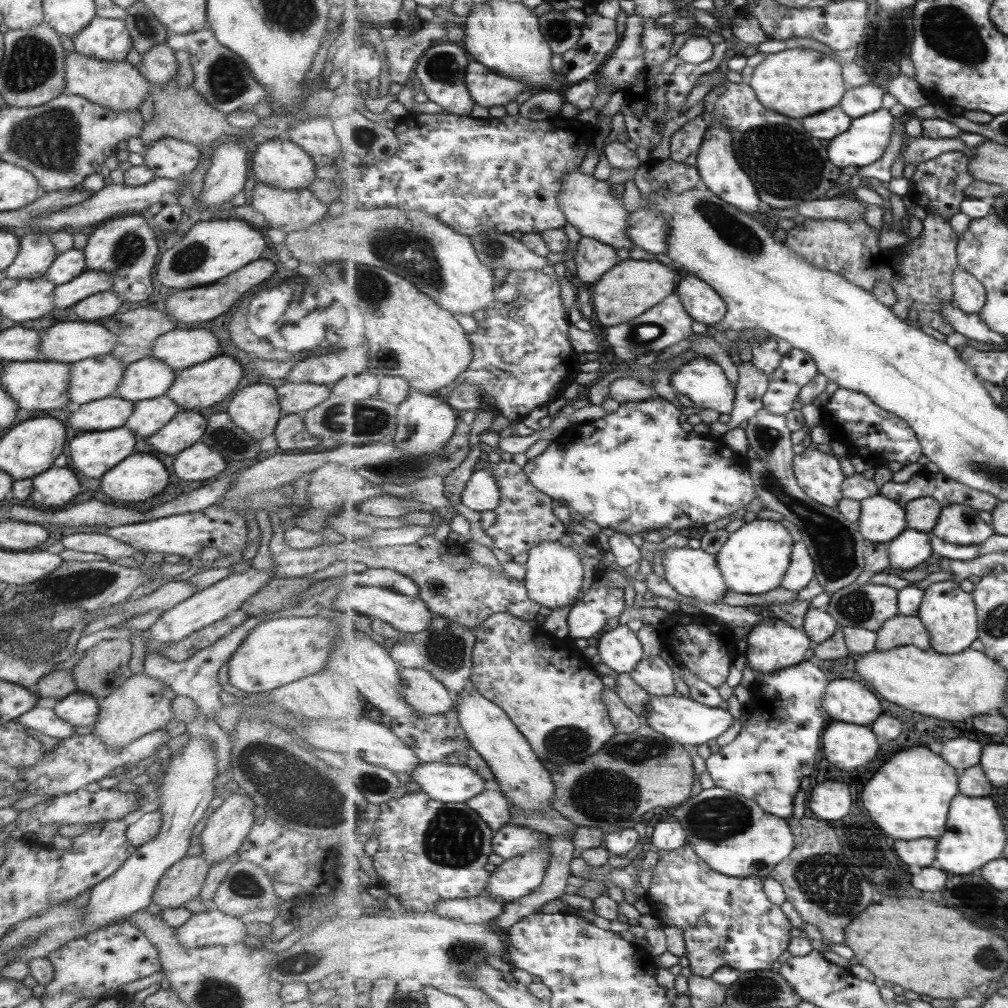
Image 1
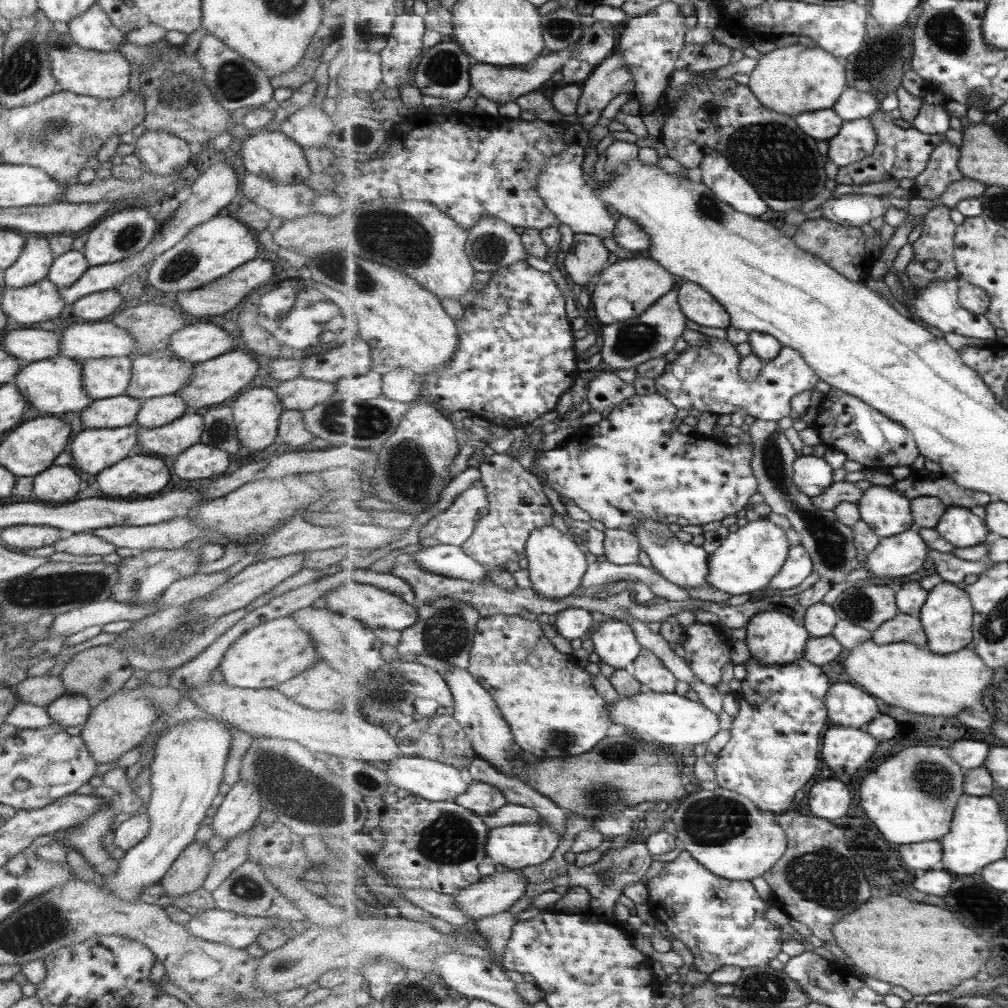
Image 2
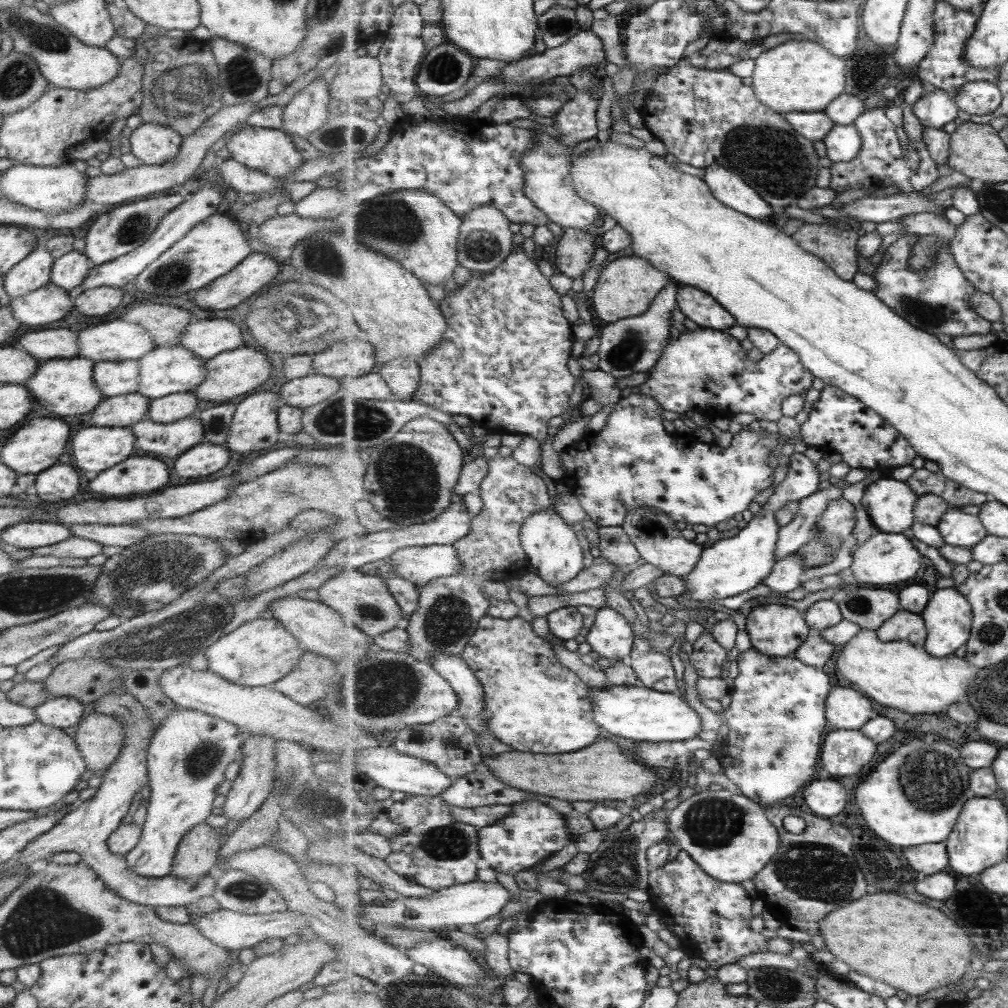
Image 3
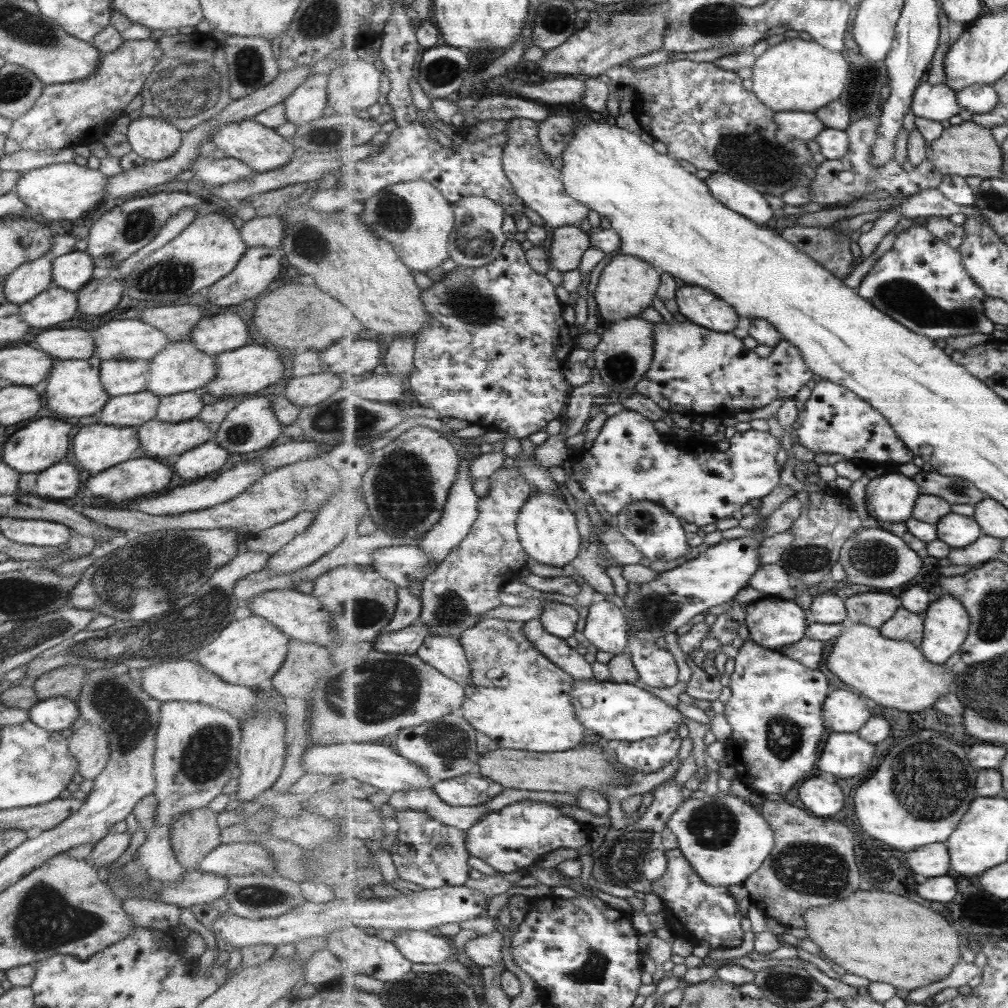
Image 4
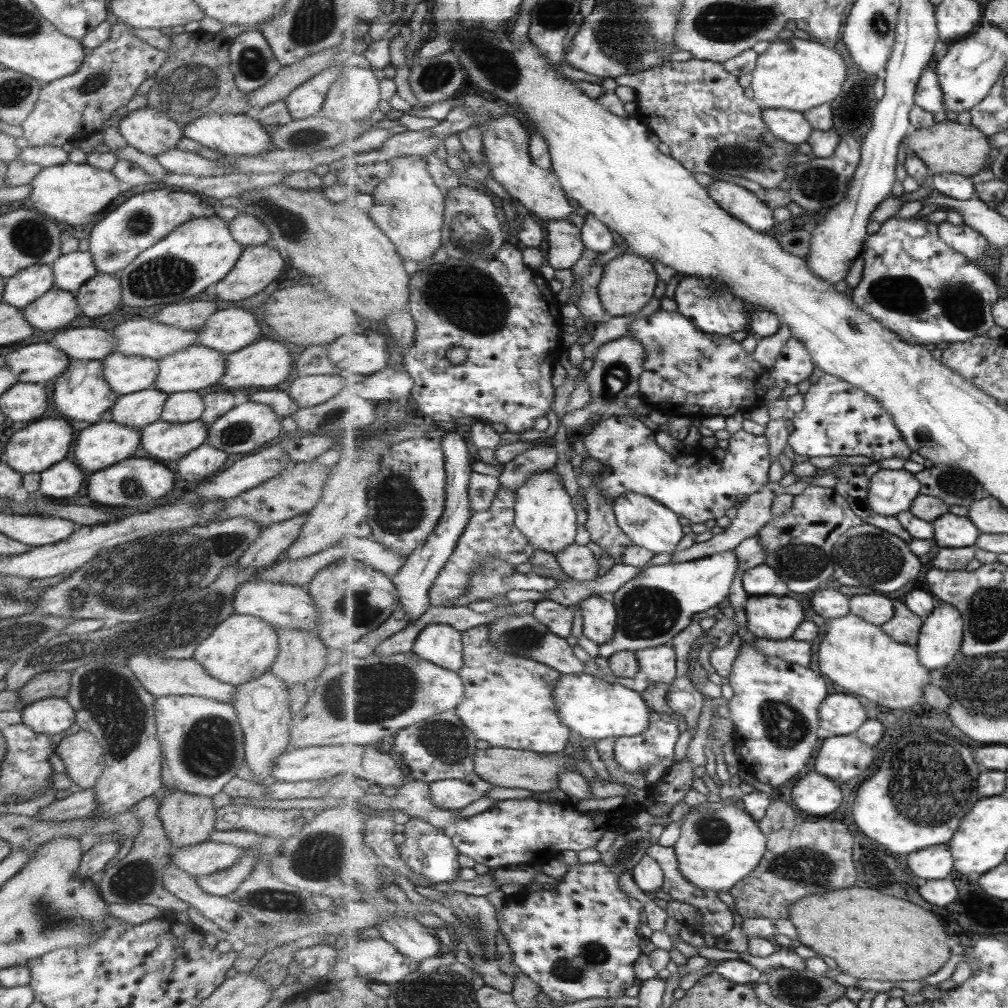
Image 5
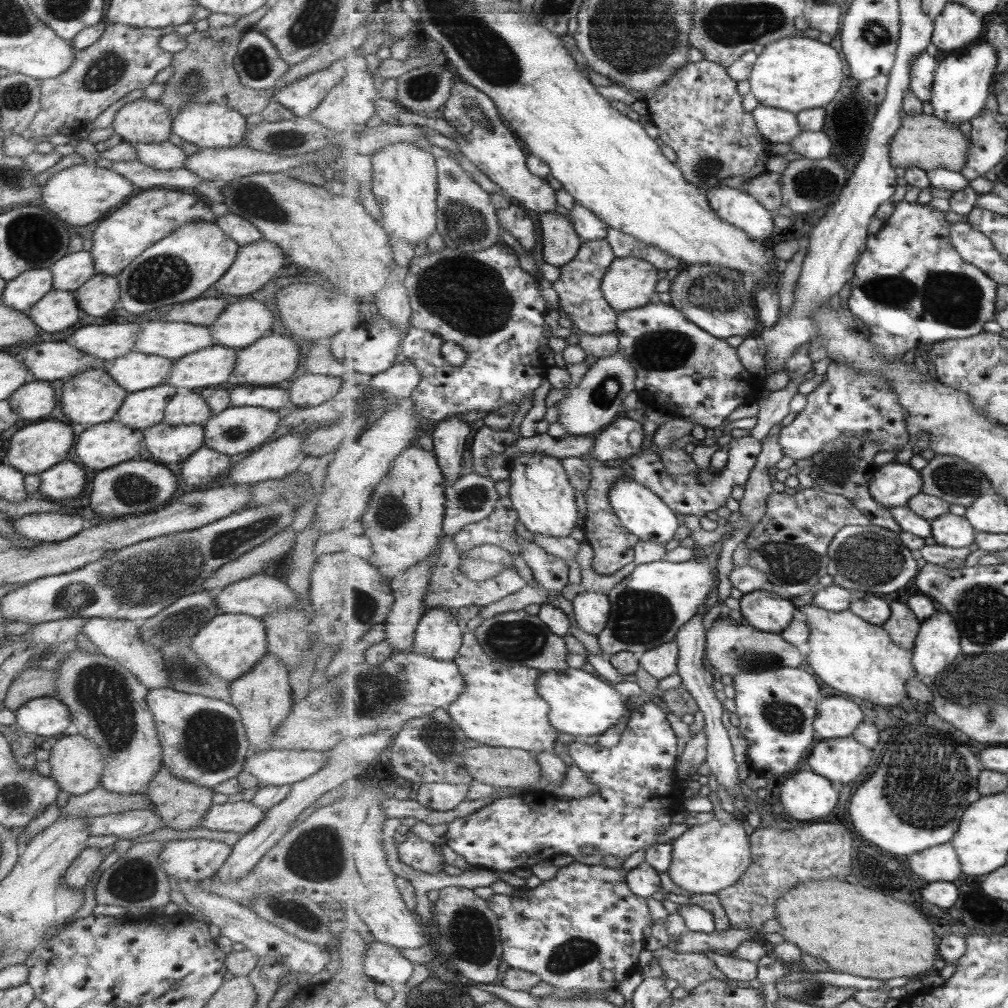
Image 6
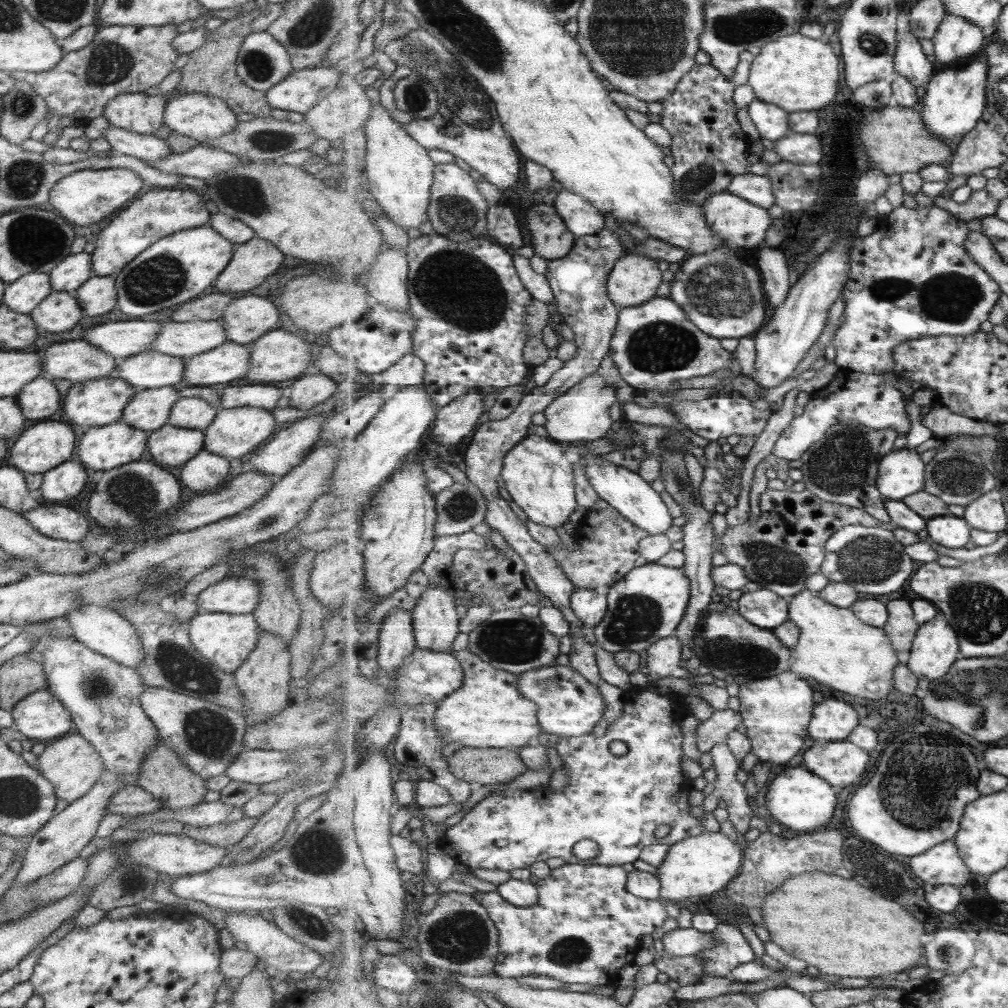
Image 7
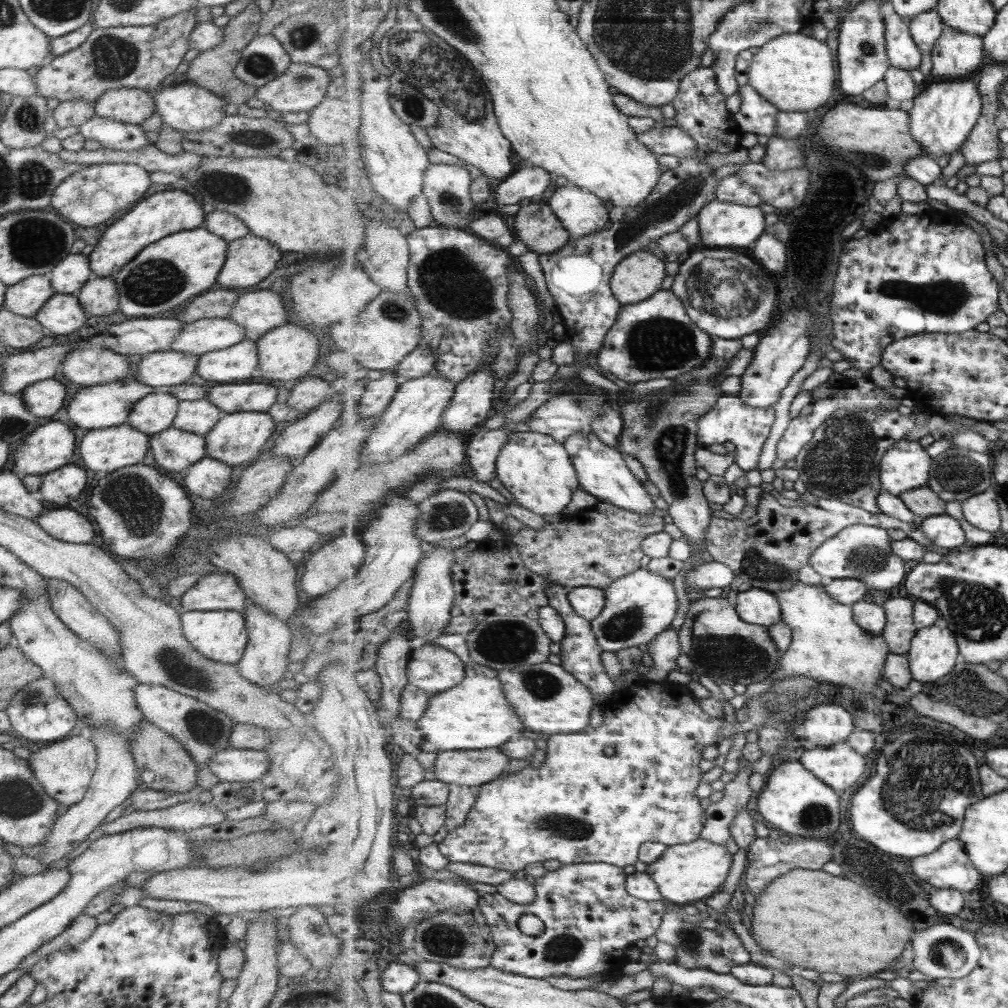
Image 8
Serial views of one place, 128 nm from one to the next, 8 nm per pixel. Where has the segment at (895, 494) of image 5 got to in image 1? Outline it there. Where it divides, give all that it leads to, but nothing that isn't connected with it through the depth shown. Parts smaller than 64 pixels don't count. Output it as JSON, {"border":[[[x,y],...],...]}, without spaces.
{"border":[[[875,494],[861,501],[861,506],[860,530],[872,545],[889,543],[909,528],[906,506],[889,496]]]}

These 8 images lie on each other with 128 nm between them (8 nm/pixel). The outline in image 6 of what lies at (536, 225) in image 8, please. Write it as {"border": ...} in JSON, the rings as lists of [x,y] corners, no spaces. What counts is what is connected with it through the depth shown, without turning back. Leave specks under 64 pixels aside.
{"border":[[[555,212],[539,213],[539,221],[546,262],[558,268],[570,264],[583,244],[573,224]]]}

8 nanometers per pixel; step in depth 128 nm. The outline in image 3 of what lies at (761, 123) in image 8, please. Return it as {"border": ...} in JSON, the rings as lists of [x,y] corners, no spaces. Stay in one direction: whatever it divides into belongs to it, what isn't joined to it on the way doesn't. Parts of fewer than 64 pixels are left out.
{"border":[[[825,111],[817,112],[791,112],[785,116],[793,128],[801,135],[813,142],[825,141],[826,136],[835,128],[835,121],[825,114]]]}

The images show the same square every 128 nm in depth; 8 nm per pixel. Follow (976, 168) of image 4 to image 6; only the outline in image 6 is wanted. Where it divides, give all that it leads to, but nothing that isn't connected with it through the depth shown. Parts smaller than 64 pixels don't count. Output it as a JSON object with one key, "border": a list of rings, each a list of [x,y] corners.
{"border":[[[903,114],[903,124],[901,128],[895,132],[893,140],[891,140],[891,160],[893,167],[897,166],[907,170],[909,167],[917,167],[926,171],[935,169],[947,169],[953,172],[963,172],[963,168],[967,166],[967,158],[969,158],[969,148],[971,148],[971,138],[963,134],[957,125],[949,124],[947,121],[939,119],[939,117],[927,114],[909,115]]]}

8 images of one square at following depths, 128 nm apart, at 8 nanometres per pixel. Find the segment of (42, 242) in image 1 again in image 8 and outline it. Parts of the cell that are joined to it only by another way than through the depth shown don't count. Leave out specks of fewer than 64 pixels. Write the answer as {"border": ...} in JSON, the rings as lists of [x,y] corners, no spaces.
{"border":[[[33,275],[5,289],[5,308],[19,316],[33,316],[54,290],[46,275]]]}

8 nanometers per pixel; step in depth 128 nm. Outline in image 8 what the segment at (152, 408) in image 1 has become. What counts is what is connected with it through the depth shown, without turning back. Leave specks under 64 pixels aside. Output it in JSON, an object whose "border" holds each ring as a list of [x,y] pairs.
{"border":[[[207,398],[179,401],[172,427],[204,437],[225,413]]]}

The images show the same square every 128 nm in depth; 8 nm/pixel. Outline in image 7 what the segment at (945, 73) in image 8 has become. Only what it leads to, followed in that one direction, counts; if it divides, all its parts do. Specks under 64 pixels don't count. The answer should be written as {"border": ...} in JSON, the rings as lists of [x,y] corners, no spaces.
{"border":[[[951,14],[943,19],[932,42],[935,60],[947,67],[957,67],[980,56],[988,44],[981,27]]]}

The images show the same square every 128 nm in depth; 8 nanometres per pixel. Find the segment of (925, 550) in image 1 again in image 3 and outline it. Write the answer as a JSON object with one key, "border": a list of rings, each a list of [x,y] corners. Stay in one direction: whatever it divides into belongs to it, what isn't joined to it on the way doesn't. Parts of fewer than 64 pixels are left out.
{"border":[[[876,530],[873,536],[865,540],[861,546],[853,551],[853,561],[850,566],[852,580],[860,583],[871,583],[876,587],[885,584],[905,582],[917,574],[917,570],[923,566],[923,555],[913,545],[913,540],[907,533],[881,532]]]}

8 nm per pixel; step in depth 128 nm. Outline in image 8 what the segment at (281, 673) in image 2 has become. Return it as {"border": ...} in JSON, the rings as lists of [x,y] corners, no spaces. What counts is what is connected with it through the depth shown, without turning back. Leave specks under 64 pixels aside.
{"border":[[[233,610],[185,611],[180,614],[182,633],[199,654],[223,664],[236,664],[247,644],[243,613]]]}

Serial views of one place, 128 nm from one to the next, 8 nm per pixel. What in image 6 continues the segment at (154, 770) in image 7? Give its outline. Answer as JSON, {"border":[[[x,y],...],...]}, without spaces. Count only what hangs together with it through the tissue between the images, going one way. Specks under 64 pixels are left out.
{"border":[[[162,764],[158,772],[153,774],[149,780],[145,794],[149,798],[152,810],[161,820],[163,827],[175,831],[192,830],[200,828],[200,821],[205,817],[205,812],[211,806],[212,789],[193,784],[189,780],[178,779],[177,776],[169,774],[167,768]]]}

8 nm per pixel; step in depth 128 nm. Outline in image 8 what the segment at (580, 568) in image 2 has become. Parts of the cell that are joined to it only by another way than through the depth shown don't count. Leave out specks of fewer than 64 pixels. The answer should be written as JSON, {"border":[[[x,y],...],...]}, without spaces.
{"border":[[[512,431],[497,458],[497,476],[516,502],[541,516],[561,516],[580,488],[578,472],[566,446],[535,431]]]}

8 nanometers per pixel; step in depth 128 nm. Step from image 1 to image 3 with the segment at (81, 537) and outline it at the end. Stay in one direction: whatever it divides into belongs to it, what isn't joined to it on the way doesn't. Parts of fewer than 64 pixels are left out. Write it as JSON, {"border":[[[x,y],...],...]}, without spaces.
{"border":[[[72,535],[65,540],[57,542],[57,544],[27,549],[31,550],[31,555],[87,559],[90,556],[101,554],[101,548],[103,548],[102,544]]]}

